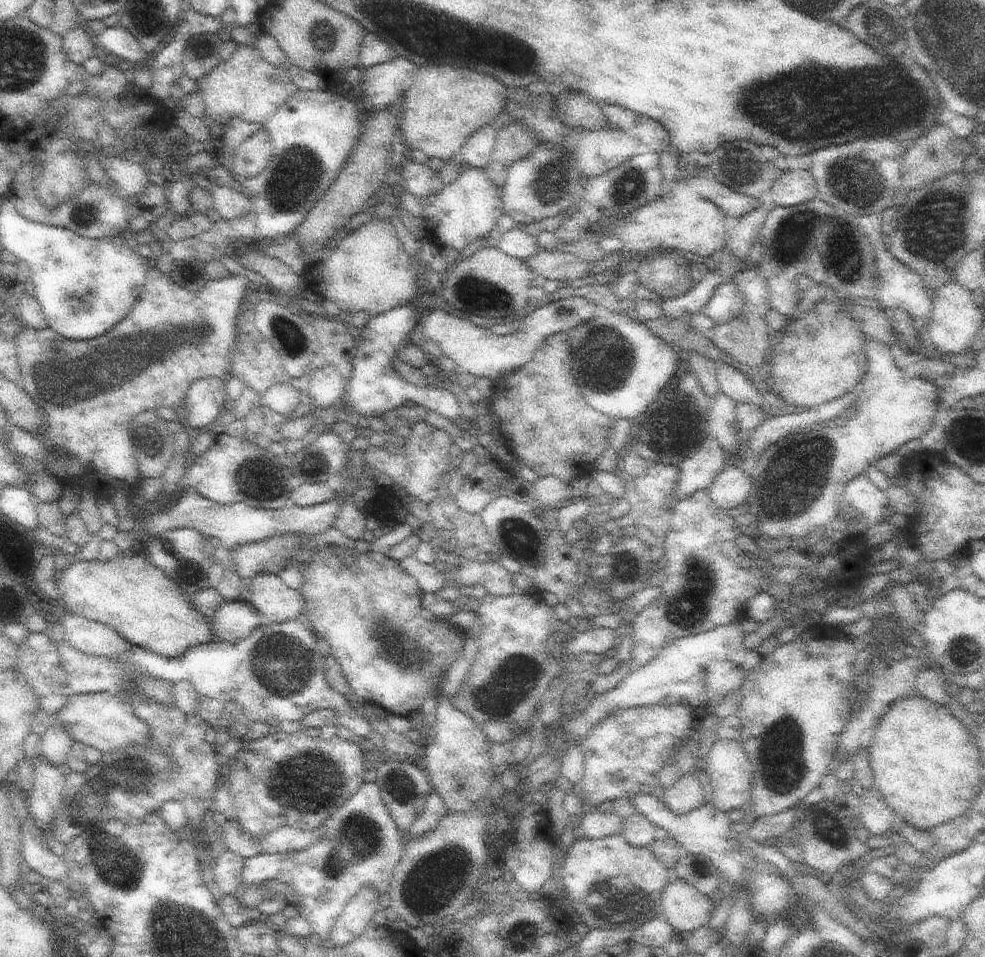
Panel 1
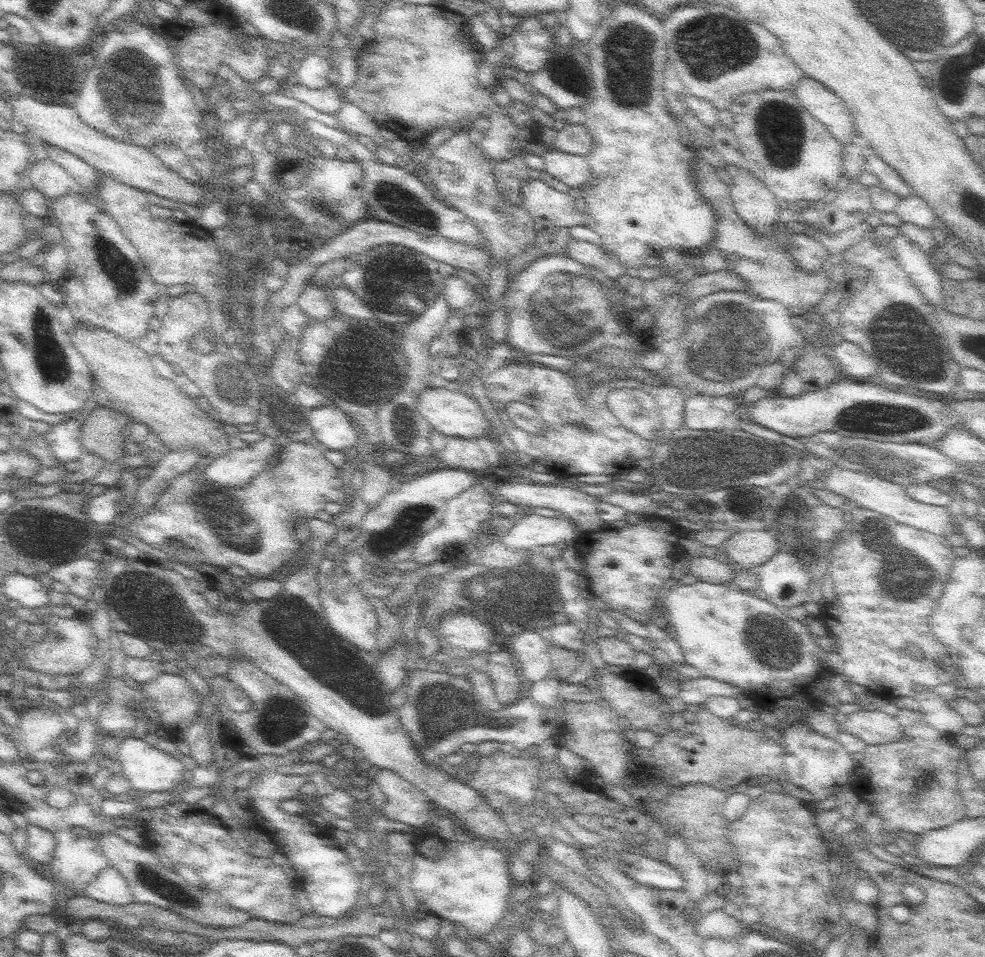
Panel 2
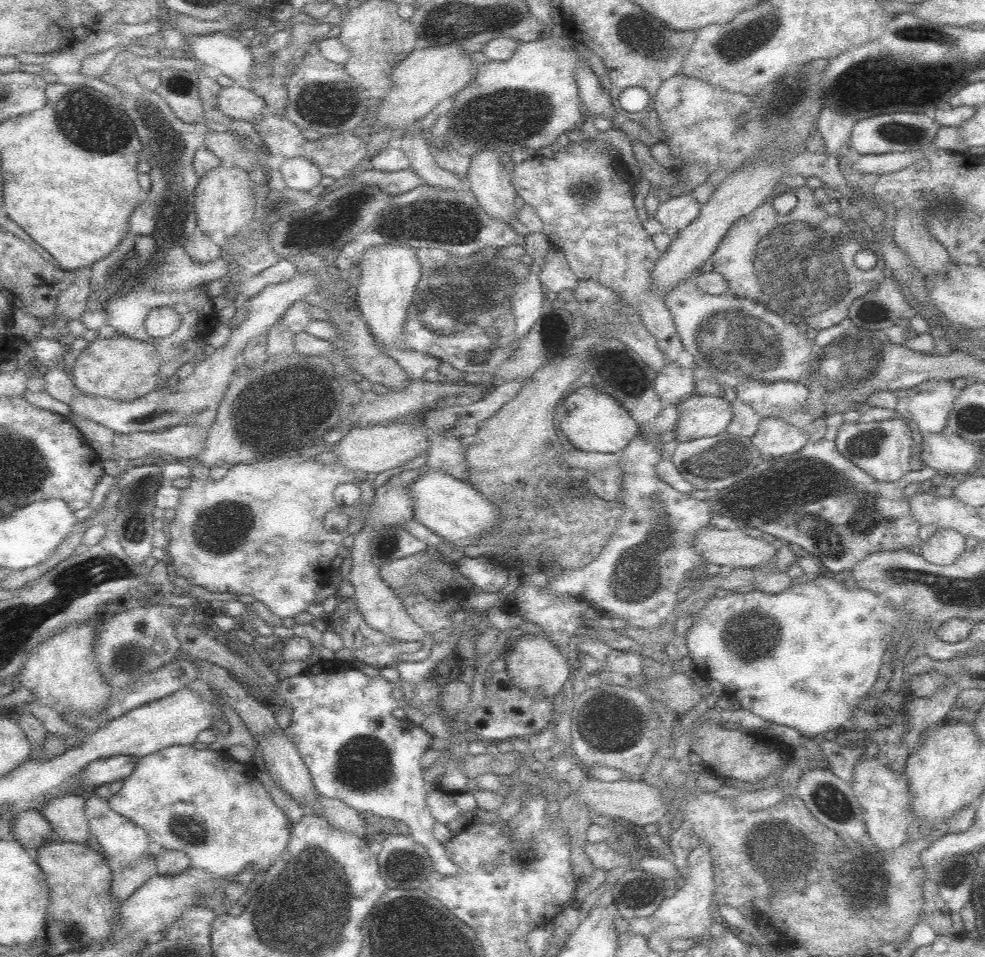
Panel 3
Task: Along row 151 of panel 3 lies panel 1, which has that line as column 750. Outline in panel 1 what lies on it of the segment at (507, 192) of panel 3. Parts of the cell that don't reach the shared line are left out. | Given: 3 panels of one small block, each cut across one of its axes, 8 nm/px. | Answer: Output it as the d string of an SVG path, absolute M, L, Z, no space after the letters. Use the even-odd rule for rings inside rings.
M731 464L725 466L725 470L721 470L713 478L713 482L707 488L707 494L715 508L729 510L733 506L743 504L751 496L751 490L753 486L749 474L745 474L739 464Z

